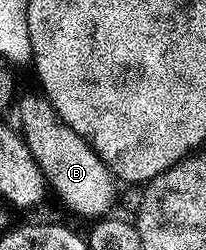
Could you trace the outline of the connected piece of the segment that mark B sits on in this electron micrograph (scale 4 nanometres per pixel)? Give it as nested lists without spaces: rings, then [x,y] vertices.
[[[34,92],[28,93],[23,100],[21,97],[16,109],[18,108],[18,120],[22,123],[20,135],[26,141],[26,148],[32,154],[36,166],[42,171],[49,191],[53,195],[55,192],[62,199],[63,206],[78,216],[105,217],[109,213],[106,211],[113,206],[114,199],[118,196],[119,185],[115,176],[96,154],[96,150],[92,150],[92,146],[88,146],[88,142],[84,142],[84,138],[80,138],[80,134],[72,130],[72,126],[60,119],[46,97]]]

